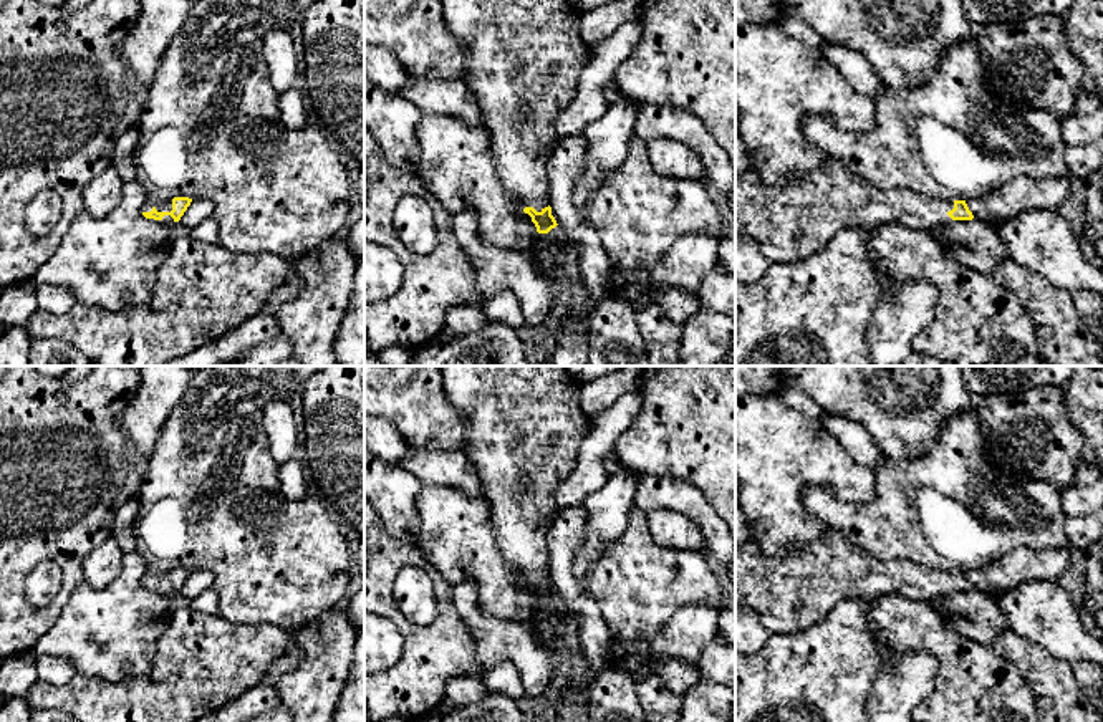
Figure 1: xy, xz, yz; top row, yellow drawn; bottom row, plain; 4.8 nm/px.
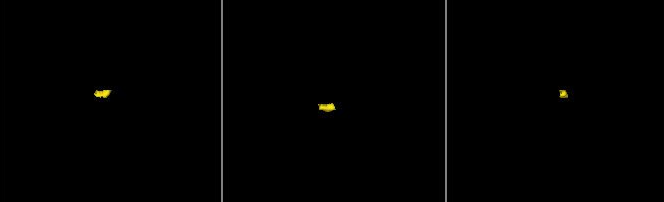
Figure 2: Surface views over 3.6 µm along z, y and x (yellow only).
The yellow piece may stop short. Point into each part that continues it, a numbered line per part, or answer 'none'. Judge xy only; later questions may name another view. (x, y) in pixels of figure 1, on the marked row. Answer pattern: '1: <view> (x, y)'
1: xy (161, 206)

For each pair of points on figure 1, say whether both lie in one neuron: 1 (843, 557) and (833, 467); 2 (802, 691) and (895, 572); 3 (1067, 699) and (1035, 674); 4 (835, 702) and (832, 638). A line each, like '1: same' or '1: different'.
1: different
2: different
3: same
4: same

